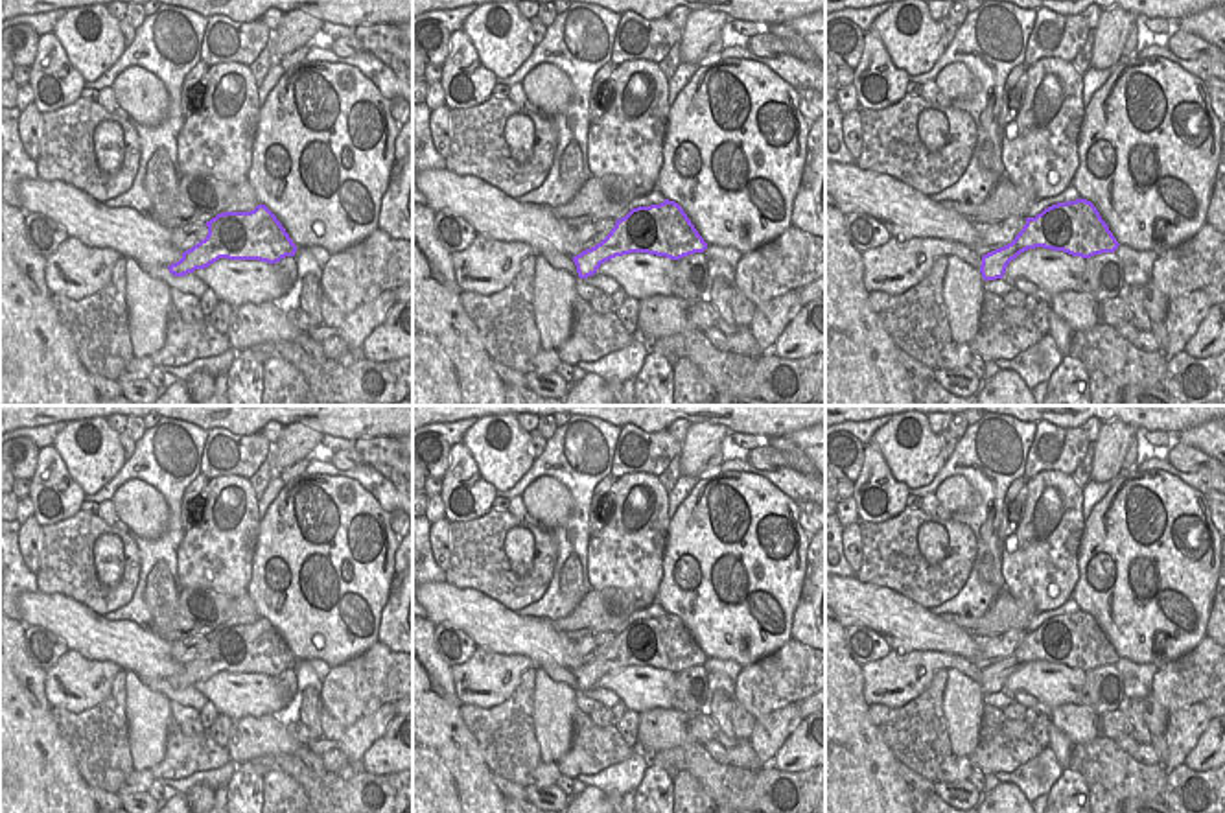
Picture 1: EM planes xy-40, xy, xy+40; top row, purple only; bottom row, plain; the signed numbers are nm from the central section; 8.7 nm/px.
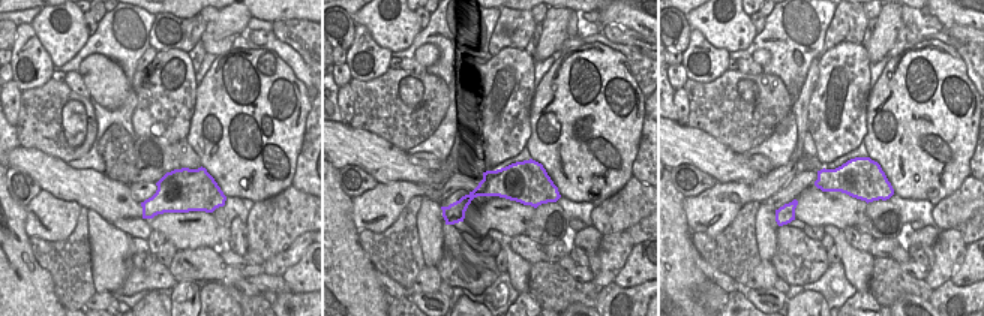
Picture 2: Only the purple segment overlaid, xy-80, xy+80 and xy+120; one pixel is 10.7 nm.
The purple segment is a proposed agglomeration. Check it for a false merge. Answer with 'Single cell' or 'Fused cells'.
Single cell

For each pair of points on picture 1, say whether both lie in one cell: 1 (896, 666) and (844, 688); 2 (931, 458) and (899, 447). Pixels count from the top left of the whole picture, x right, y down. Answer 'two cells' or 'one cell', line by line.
1: two cells
2: one cell

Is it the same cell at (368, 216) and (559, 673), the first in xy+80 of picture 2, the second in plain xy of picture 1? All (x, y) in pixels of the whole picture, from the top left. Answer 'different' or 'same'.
same

